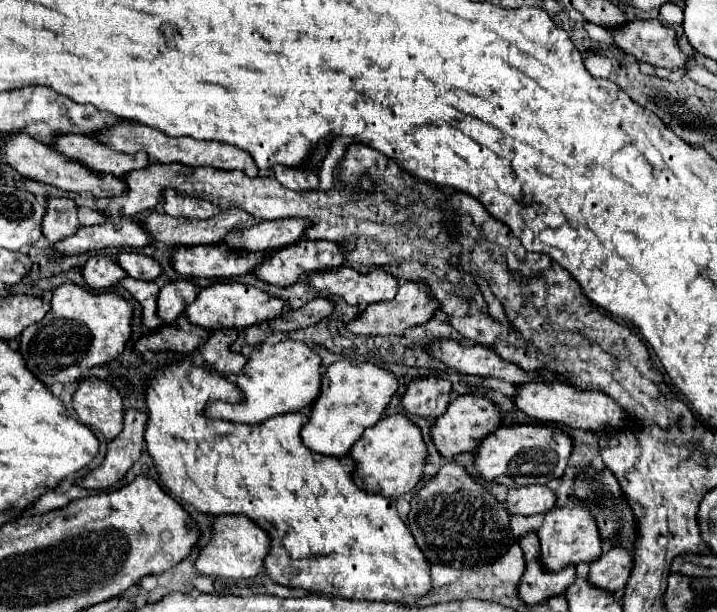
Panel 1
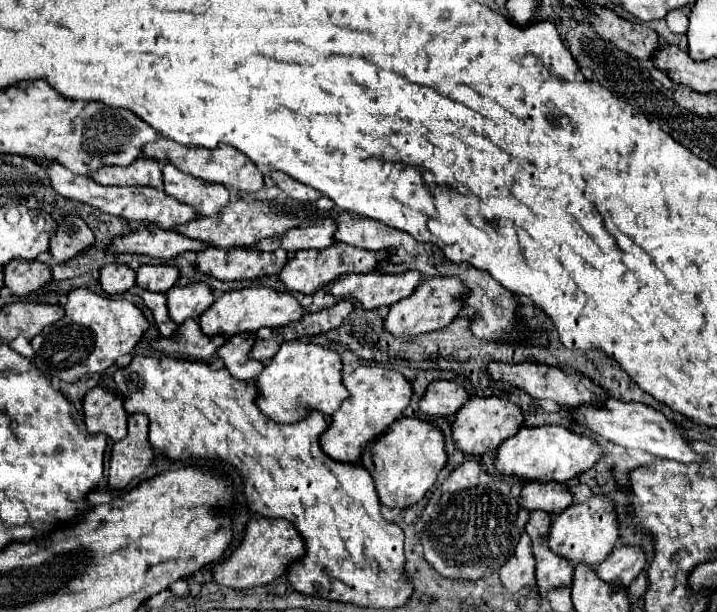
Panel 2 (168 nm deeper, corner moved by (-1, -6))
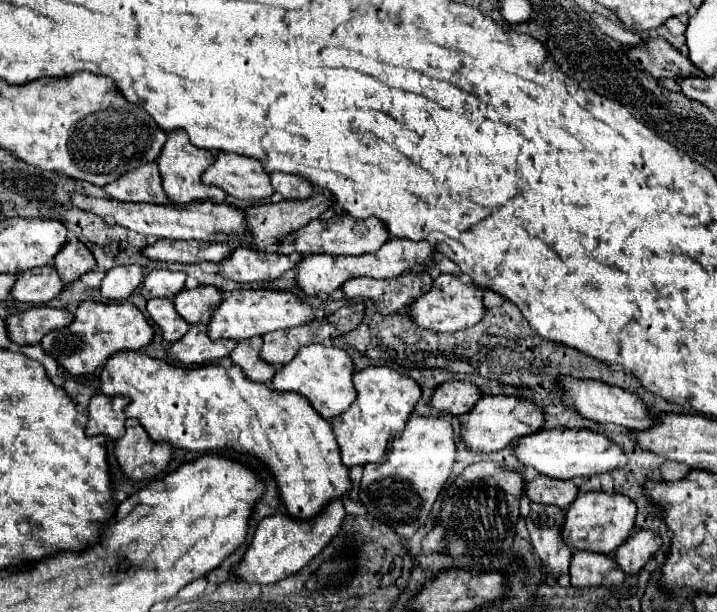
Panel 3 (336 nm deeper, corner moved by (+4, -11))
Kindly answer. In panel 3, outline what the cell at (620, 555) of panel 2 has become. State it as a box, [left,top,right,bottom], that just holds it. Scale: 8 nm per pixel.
[614,531,660,575]

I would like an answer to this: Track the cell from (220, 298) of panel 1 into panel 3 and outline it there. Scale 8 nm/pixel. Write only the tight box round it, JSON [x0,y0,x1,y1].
[208,289,314,341]

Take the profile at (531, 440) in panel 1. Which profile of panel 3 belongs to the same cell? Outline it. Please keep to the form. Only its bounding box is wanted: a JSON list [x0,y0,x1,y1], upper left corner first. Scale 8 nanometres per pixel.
[512,429,626,479]

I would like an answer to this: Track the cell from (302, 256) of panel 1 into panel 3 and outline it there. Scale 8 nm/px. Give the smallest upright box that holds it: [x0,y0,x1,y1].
[296,239,434,297]

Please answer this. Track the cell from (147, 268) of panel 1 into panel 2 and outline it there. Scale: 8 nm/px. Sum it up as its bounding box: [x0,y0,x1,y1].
[137,264,179,292]

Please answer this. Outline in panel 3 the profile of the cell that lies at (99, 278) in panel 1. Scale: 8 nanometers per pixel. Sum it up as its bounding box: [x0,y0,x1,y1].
[100,265,144,299]

